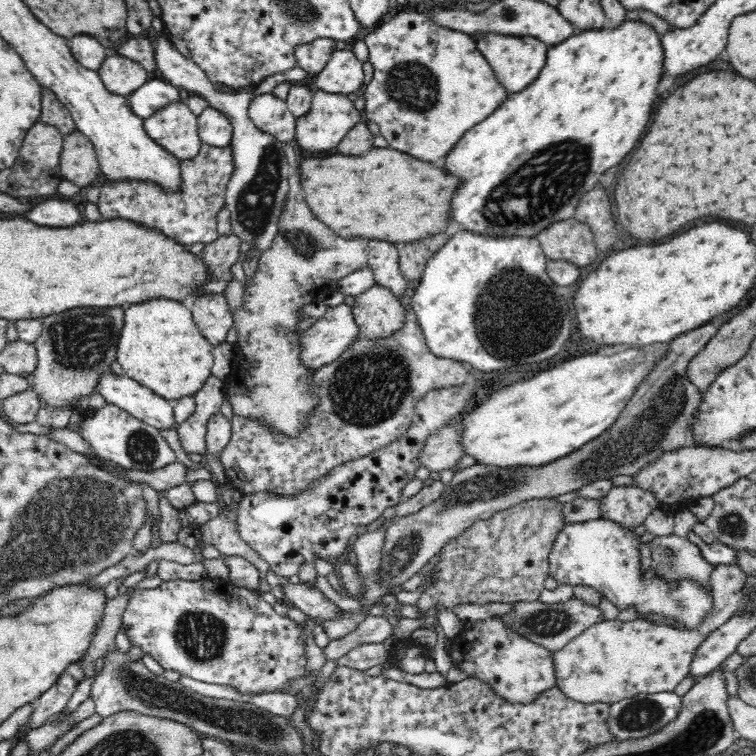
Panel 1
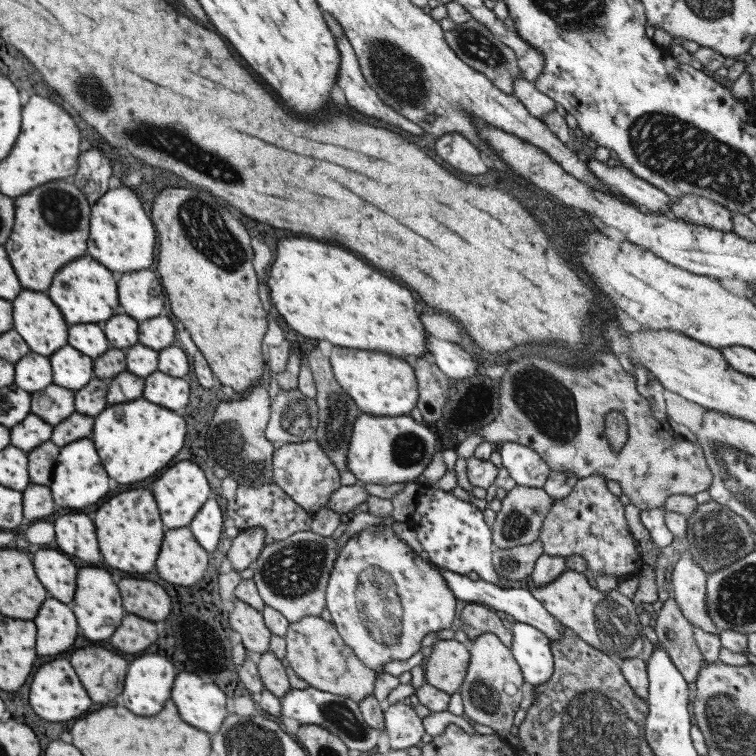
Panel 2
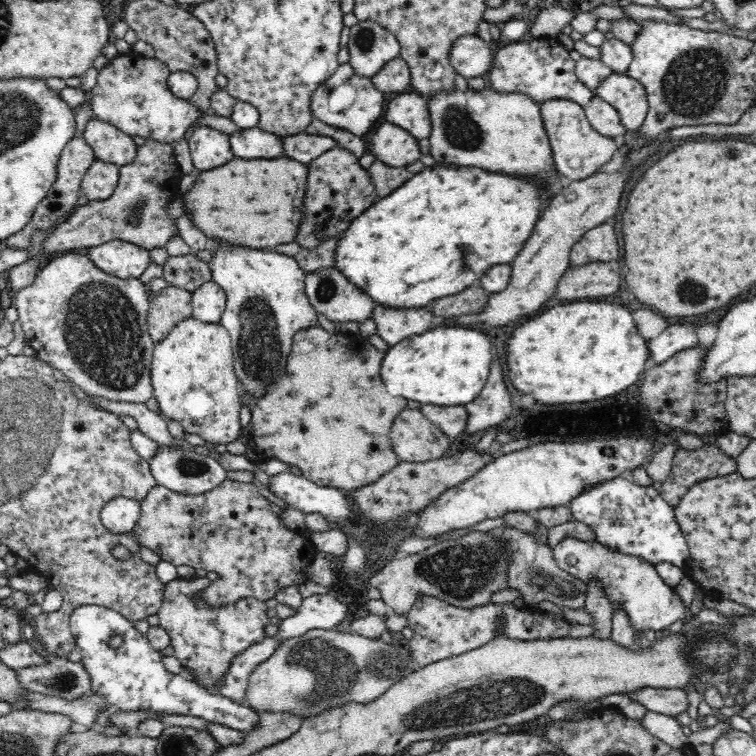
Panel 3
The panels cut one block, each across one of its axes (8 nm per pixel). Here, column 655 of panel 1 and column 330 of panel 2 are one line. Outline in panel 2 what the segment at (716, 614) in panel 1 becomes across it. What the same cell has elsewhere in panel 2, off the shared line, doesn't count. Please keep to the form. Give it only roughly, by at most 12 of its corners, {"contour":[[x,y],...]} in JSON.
{"contour":[[330,621],[289,623],[286,665],[356,703],[378,674]]}

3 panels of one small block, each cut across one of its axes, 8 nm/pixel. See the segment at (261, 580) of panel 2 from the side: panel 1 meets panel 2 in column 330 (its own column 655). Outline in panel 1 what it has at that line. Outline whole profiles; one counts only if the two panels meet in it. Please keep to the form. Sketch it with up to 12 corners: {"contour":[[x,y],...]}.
{"contour":[[657,536],[649,570],[671,588],[690,579],[712,592],[715,565],[688,537]]}

